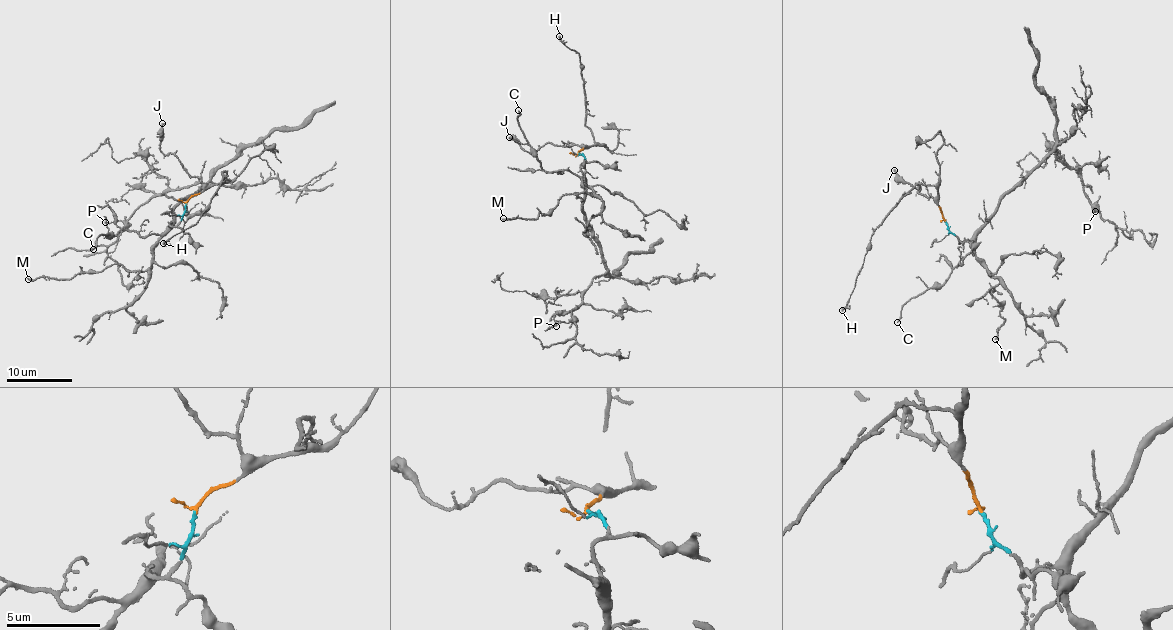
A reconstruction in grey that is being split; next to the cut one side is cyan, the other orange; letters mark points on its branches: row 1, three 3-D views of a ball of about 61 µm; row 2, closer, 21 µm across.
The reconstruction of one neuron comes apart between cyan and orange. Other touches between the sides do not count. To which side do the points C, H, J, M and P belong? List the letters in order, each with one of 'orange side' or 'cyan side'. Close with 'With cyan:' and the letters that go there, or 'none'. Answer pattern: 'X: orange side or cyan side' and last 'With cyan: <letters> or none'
C: cyan side
H: orange side
J: orange side
M: cyan side
P: cyan side
With cyan: C, M, P

